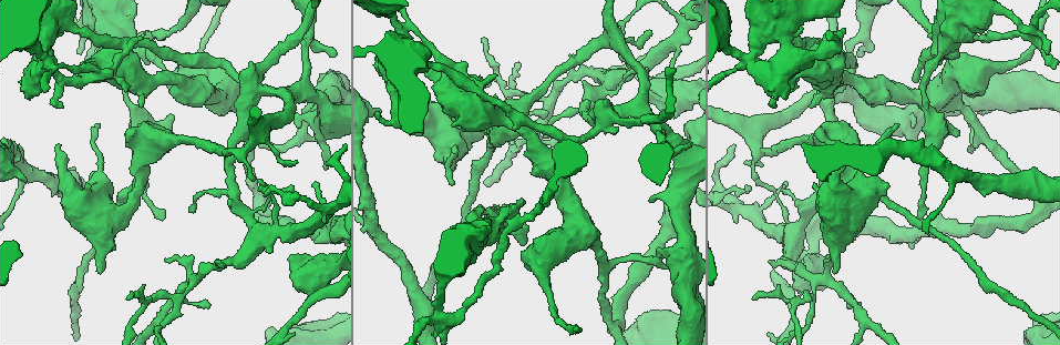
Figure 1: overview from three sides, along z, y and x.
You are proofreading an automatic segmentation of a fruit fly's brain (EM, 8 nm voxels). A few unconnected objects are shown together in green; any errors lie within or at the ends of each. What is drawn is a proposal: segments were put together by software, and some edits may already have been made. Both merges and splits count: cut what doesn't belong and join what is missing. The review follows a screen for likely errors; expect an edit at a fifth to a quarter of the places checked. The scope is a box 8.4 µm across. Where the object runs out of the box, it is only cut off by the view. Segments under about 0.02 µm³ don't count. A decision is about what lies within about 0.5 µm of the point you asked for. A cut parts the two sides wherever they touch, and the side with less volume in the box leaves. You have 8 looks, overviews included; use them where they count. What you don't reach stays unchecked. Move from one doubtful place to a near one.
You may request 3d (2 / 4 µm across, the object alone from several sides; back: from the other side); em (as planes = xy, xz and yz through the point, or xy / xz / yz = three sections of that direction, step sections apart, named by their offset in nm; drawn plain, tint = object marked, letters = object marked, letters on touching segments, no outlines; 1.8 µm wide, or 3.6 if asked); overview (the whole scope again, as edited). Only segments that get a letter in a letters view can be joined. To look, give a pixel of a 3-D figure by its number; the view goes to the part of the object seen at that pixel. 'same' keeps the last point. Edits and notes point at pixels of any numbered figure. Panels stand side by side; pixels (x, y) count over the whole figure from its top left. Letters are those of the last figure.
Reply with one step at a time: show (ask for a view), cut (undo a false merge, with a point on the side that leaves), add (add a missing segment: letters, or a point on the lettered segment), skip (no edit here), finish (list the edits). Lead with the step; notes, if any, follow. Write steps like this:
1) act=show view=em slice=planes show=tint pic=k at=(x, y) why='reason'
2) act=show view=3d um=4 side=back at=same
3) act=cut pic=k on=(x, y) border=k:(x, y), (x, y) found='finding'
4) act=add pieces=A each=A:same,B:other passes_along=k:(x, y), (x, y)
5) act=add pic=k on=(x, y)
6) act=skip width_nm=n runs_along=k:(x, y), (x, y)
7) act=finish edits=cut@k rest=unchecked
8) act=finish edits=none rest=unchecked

act=show view=em slice=xy step=4 show=tint pic=1 at=(198, 280) why='side arm on a straight run'

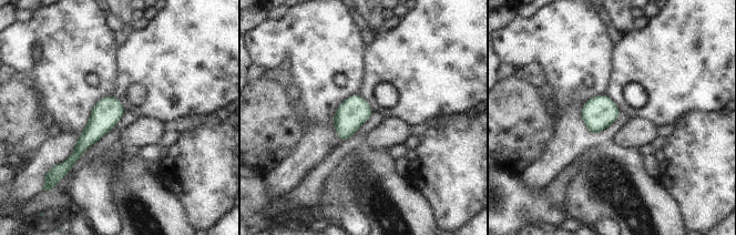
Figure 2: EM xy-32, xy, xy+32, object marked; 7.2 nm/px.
act=show view=em slice=planes show=tint at=same

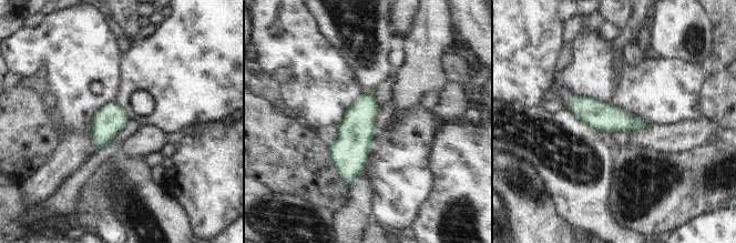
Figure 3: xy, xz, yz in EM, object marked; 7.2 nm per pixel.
act=show view=em slice=planes show=letters at=same why='what lies round it'

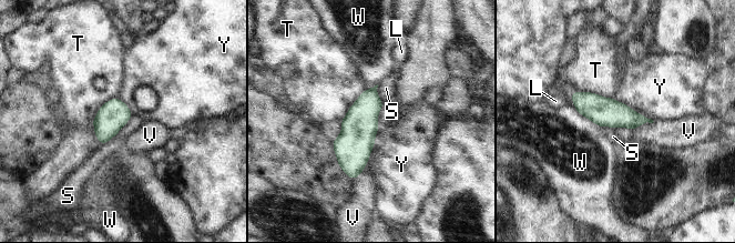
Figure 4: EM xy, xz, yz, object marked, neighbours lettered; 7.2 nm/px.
act=skip each=L:other,S:other,T:other,V:other,W:other,Y:other runs_along=4:(574, 94), (601, 111), (644, 120) found='one cell here'

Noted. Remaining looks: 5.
act=show view=3d um=2 pic=1 at=(101, 271) why='free end'

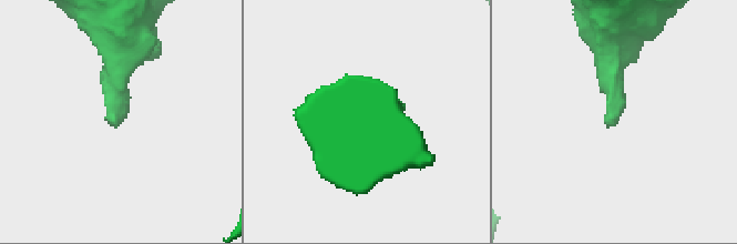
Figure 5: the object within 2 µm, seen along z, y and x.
act=show view=em slice=xy step=8 show=letters pic=5 at=(114, 125) why='now the EM'

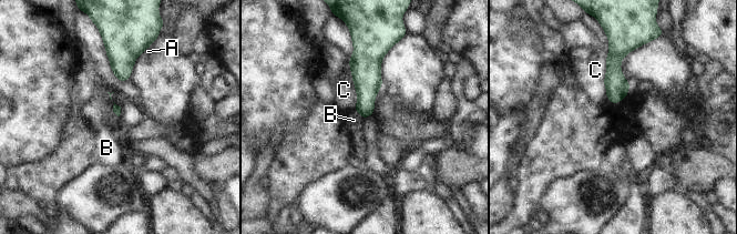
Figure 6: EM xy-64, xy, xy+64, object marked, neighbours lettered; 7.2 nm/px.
act=skip longest_contact=C:320nm each=A:other,B:other,C:other border=6:(354, 110), (364, 118) found='no lettered segment goes on from it'

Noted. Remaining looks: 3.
act=show view=3d um=2 pic=1 at=(1028, 29) why='three arms meet'

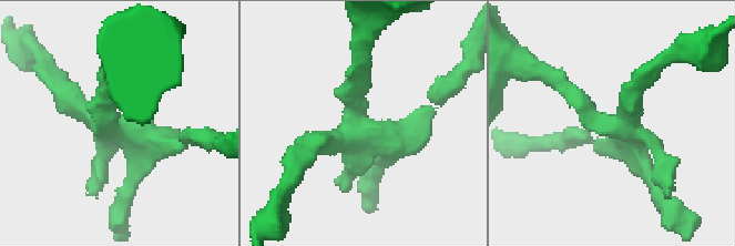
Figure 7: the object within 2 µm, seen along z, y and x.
act=show view=em um=3.6 slice=planes show=letters pic=7 at=(358, 120)

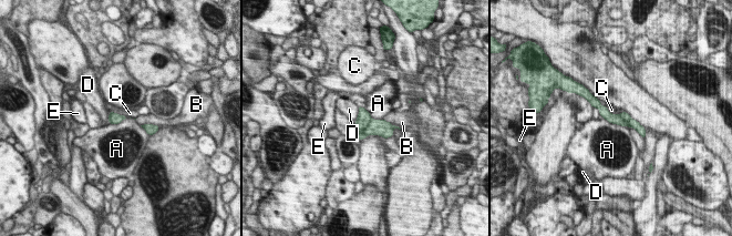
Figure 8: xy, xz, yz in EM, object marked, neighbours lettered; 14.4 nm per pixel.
act=cut pic=8 on=(381, 127) each=A:other,B:other,C:other,D:other,E:other border=8:(371, 118), (363, 130), (366, 135) found='a second cell is stuck on'

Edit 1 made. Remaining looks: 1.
act=finish edits=cut@8 rest=unchecked

